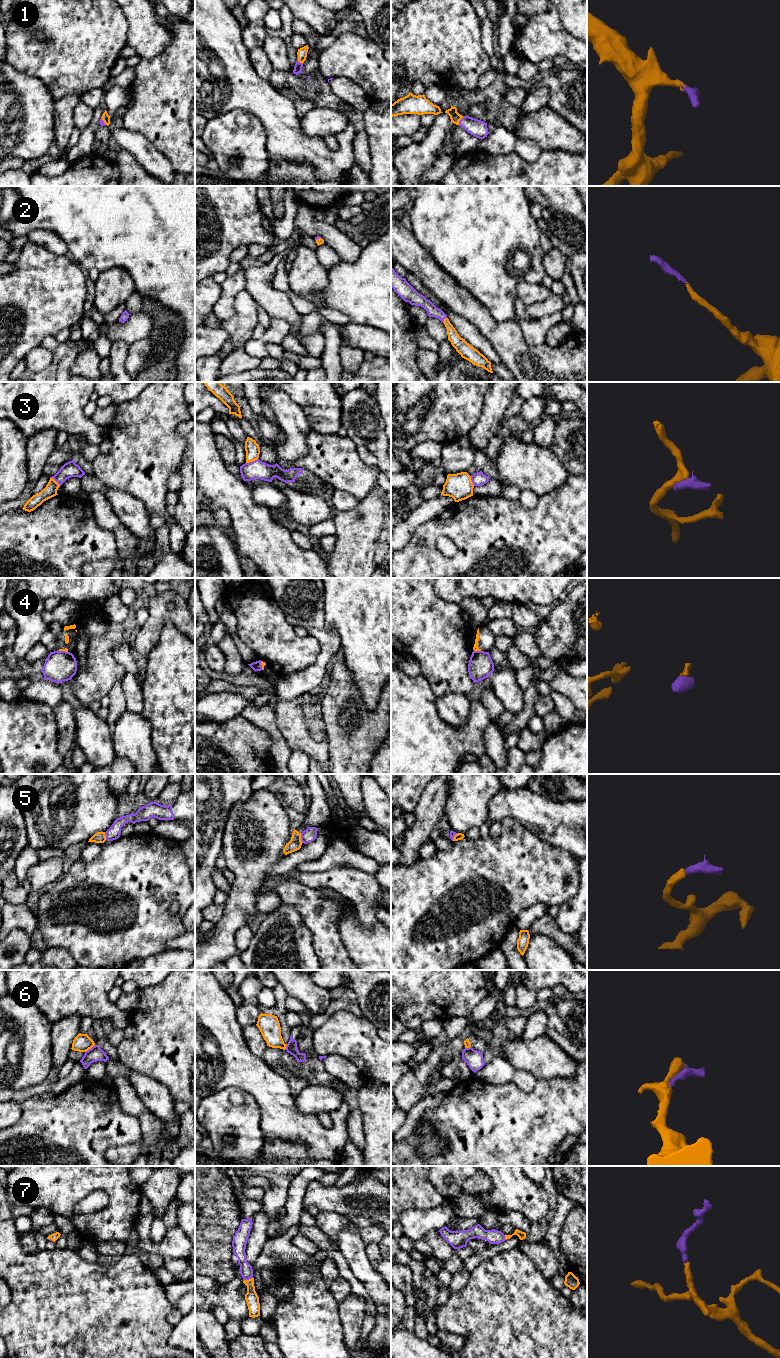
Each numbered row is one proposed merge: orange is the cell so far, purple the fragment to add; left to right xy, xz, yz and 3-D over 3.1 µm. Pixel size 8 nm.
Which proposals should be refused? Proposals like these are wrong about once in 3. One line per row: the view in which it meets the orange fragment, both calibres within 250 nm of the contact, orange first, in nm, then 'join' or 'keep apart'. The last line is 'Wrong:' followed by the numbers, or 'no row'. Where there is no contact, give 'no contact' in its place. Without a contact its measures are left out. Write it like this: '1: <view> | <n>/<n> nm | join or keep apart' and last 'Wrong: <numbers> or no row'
1: xz | 80/70 nm | join
2: yz | 100/90 nm | join
3: xz | 120/150 nm | keep apart
4: yz | 50/200 nm | keep apart
5: xz | 100/110 nm | keep apart
6: xy | 140/120 nm | keep apart
7: xz | 110/110 nm | join
Wrong: 3, 4, 5, 6

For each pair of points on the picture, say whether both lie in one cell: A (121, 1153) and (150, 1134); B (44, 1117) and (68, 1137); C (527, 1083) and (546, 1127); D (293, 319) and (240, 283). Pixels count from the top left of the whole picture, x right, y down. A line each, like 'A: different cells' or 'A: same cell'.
A: same cell
B: same cell
C: different cells
D: different cells

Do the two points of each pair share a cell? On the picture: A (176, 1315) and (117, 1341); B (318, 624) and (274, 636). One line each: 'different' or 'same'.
A: different
B: different

